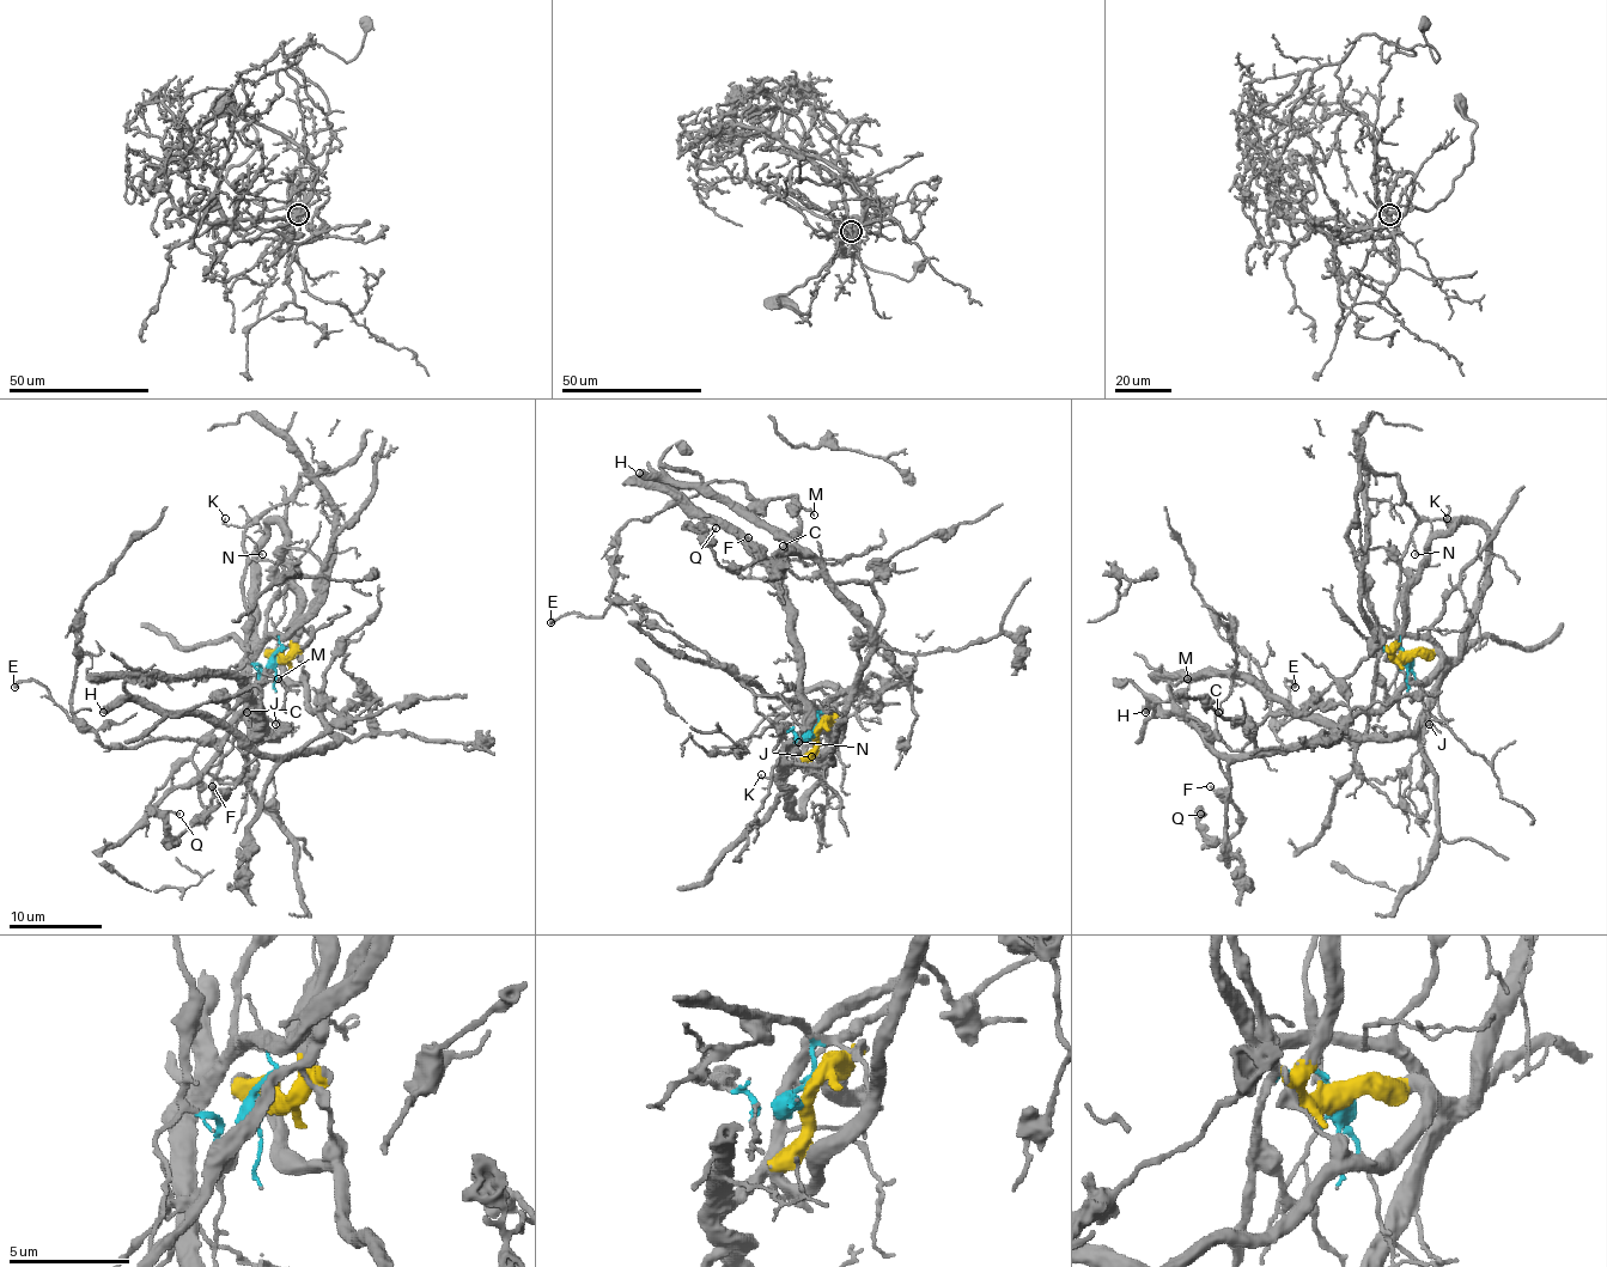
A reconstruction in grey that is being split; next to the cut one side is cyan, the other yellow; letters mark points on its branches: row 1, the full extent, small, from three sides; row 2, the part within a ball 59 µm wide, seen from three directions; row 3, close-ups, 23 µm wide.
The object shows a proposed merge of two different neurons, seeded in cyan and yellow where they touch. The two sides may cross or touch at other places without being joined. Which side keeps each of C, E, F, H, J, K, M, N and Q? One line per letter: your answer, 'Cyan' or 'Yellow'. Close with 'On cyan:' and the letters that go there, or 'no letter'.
C: Yellow
E: Cyan
F: Yellow
H: Yellow
J: Yellow
K: Cyan
M: Yellow
N: Cyan
Q: Yellow
On cyan: E, K, N

